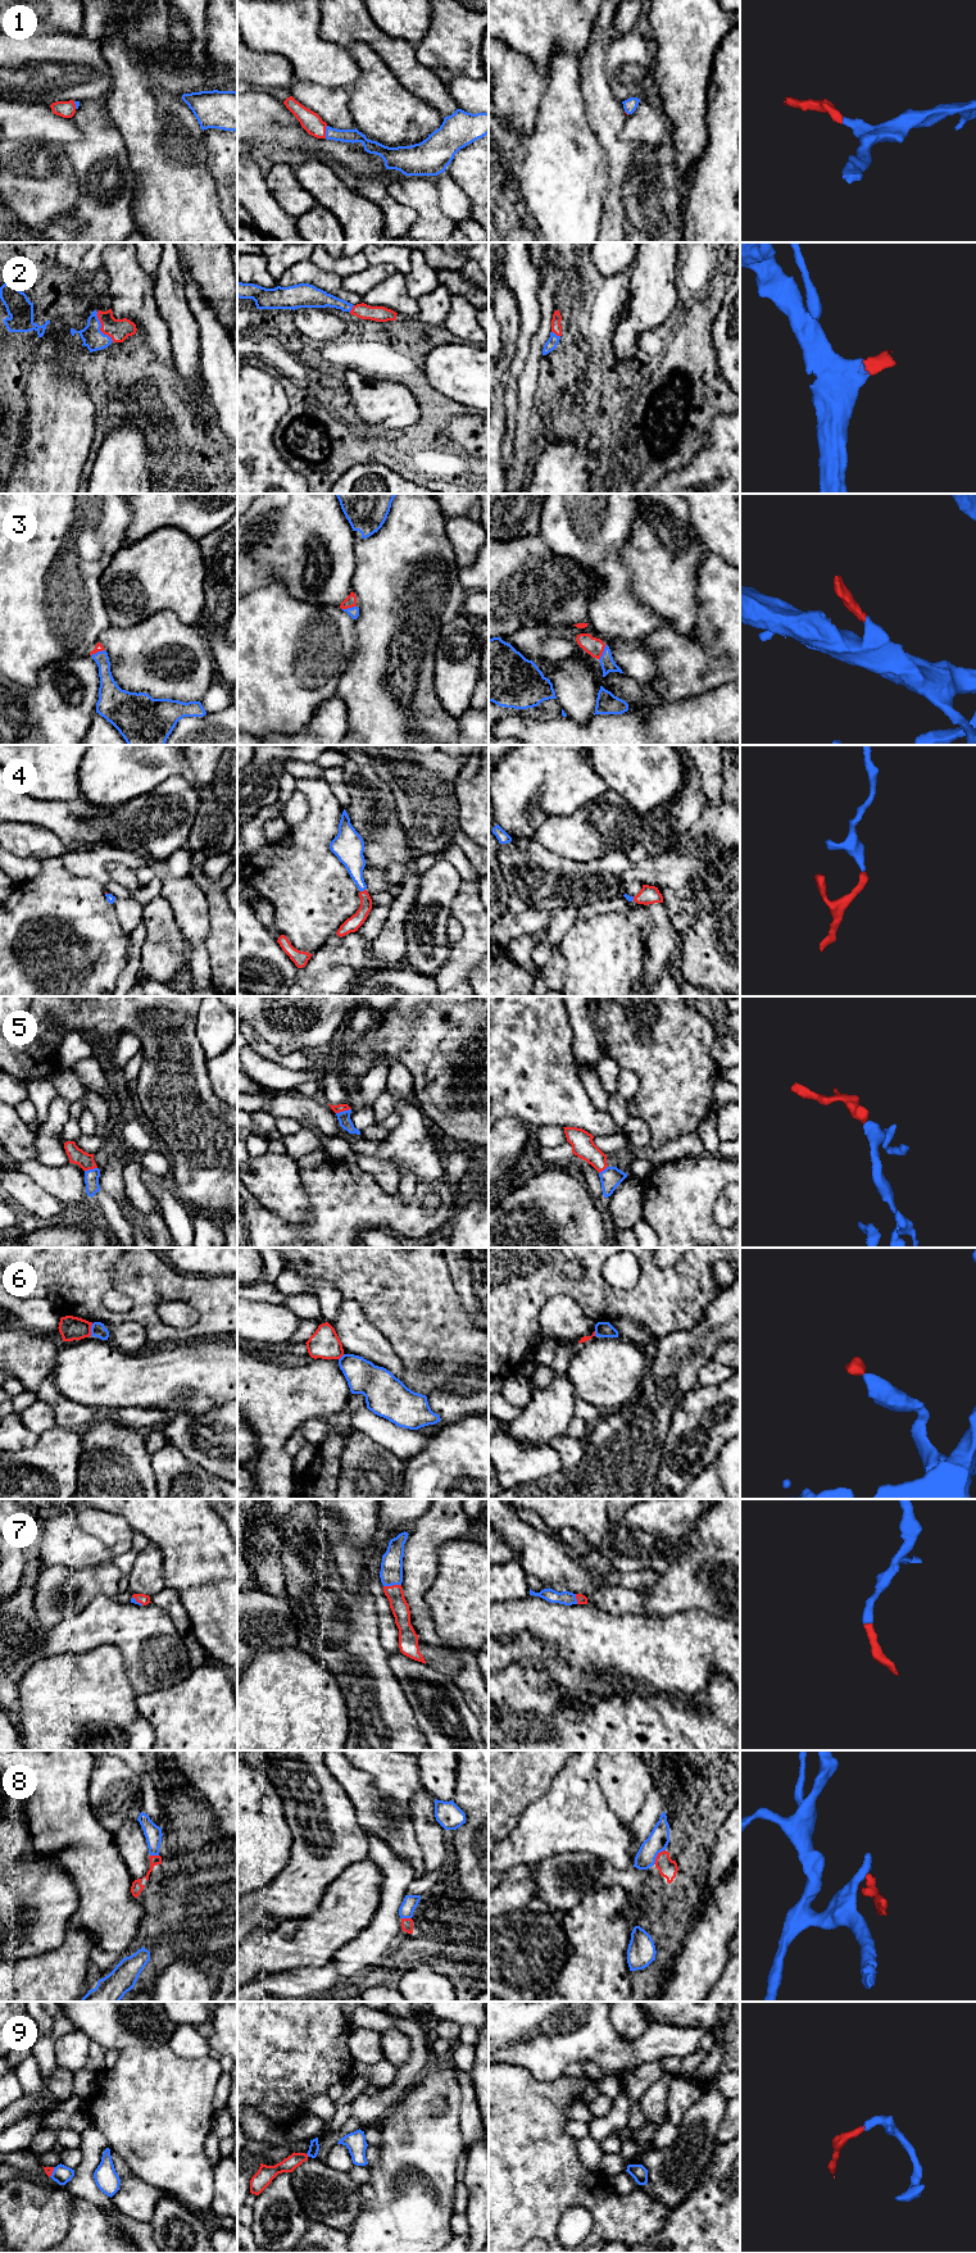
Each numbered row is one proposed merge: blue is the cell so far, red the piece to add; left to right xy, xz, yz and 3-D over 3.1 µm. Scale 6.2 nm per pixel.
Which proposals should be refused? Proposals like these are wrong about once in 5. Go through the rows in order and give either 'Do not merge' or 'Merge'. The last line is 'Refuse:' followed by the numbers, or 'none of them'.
1: Merge
2: Merge
3: Merge
4: Merge
5: Merge
6: Do not merge
7: Merge
8: Do not merge
9: Merge
Refuse: 6, 8

